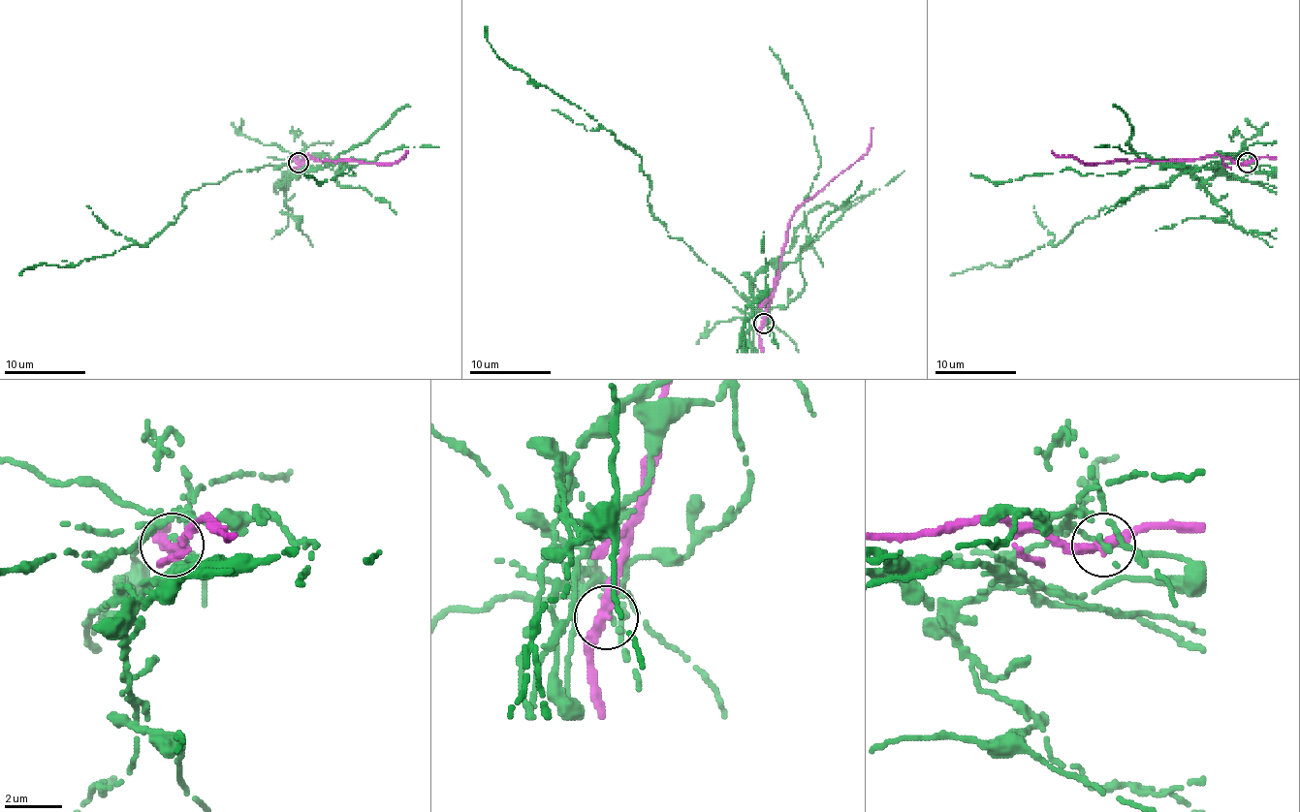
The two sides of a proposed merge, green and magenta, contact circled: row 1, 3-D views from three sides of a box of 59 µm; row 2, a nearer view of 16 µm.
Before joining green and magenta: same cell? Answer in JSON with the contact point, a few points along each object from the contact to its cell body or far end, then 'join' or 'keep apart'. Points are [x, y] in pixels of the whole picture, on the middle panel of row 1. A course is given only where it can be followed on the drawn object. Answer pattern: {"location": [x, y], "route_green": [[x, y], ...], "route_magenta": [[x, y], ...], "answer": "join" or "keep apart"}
{"location": [764, 324], "route_green": [[765, 323], [670, 237], [650, 207], [641, 159], [585, 109], [509, 67], [485, 26]], "route_magenta": [[763, 323], [763, 313], [774, 291], [792, 215], [867, 152], [873, 128]], "answer": "keep apart"}

